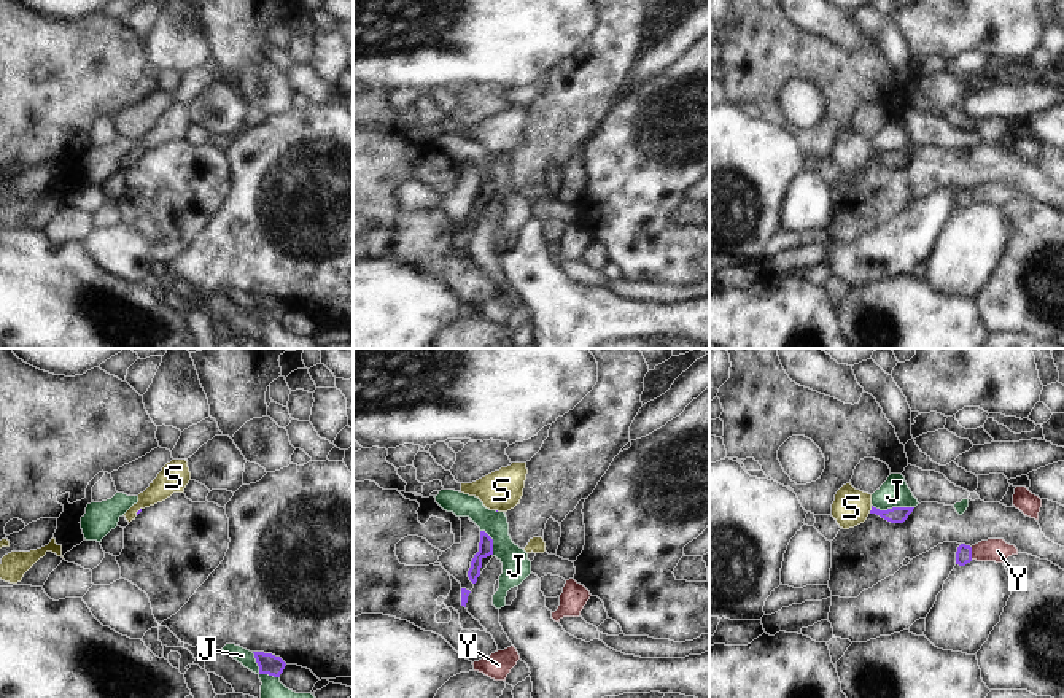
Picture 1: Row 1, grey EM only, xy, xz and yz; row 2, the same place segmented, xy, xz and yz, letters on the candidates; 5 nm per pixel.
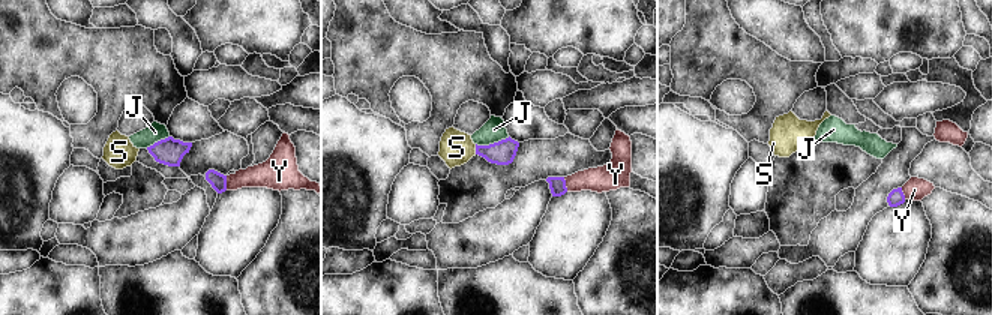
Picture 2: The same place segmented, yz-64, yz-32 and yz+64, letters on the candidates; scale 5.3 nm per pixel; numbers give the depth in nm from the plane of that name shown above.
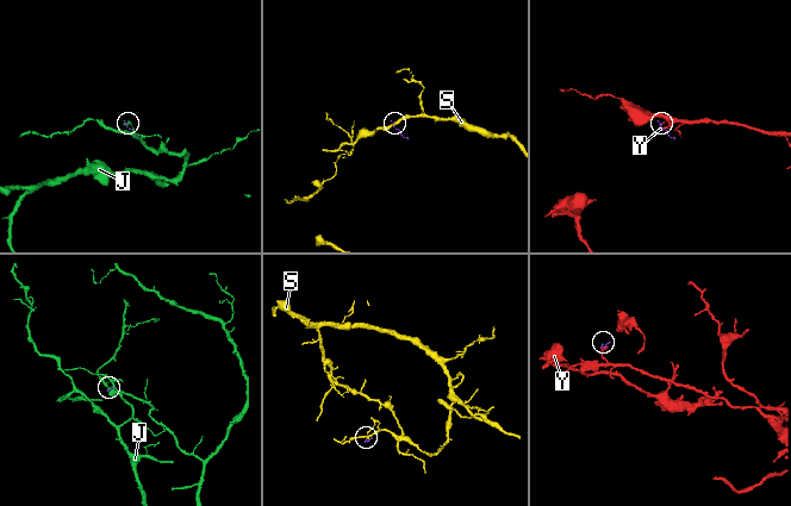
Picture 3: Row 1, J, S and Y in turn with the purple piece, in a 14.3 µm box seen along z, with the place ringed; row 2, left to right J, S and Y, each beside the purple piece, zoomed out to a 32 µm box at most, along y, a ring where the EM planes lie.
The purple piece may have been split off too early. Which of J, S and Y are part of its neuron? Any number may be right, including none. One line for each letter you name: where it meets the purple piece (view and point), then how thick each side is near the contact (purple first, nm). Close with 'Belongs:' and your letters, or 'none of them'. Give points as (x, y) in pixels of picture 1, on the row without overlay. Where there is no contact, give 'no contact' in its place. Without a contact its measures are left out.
S: yz (872, 153) | 80/190 nm
Belongs: S

